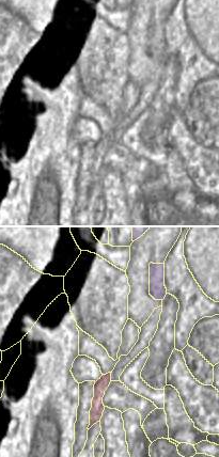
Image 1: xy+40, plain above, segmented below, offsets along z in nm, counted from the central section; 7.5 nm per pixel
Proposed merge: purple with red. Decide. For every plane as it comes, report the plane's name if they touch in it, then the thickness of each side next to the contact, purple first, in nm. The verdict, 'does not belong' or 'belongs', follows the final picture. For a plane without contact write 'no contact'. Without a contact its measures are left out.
no contact

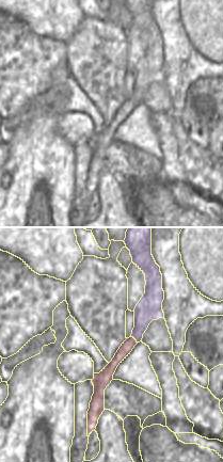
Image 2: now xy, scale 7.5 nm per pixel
xy | 190/90 nm

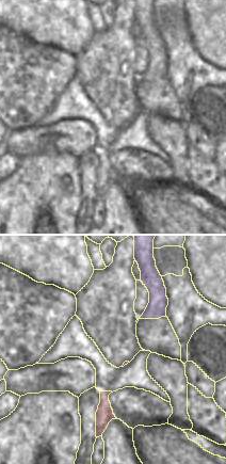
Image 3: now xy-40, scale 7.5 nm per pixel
no contact

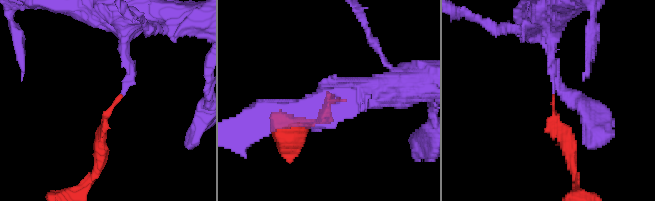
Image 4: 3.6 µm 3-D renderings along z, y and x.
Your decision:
does not belong

